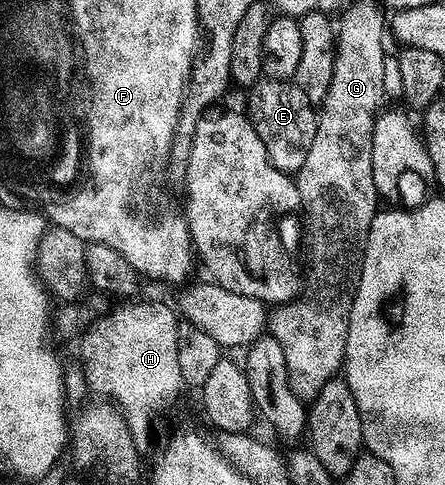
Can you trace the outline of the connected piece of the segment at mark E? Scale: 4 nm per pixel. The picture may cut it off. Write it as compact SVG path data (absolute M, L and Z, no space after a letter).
M272 77L261 78L252 86L248 95L247 115L254 124L254 130L261 137L270 162L279 171L298 173L305 162L305 156L308 155L313 137L316 136L318 113L314 103L311 103L304 90L294 81Z

